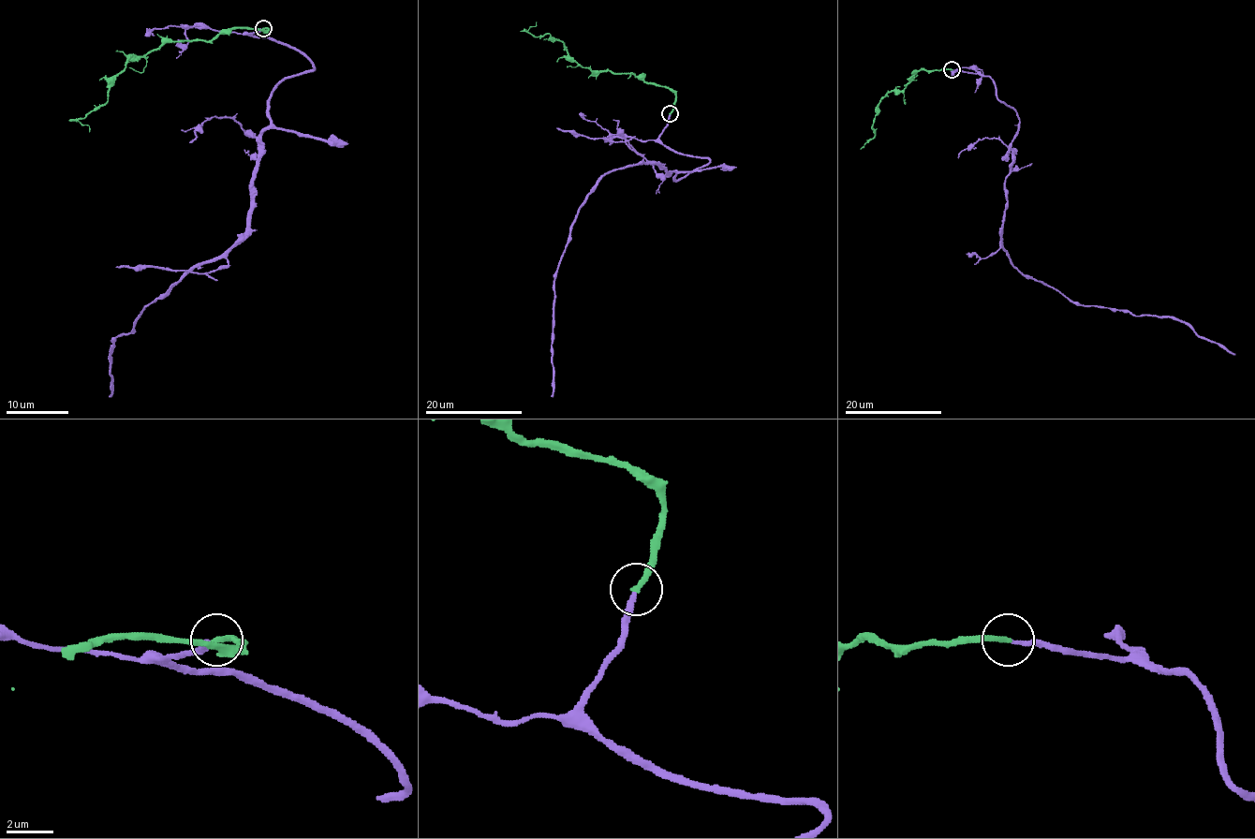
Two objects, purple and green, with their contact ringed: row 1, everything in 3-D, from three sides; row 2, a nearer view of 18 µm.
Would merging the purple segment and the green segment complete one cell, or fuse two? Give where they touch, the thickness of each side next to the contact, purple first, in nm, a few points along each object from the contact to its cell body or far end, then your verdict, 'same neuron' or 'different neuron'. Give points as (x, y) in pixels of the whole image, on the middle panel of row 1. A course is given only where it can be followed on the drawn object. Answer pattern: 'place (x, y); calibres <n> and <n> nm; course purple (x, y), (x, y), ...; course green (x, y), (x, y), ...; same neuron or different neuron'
place (670, 113); calibres 190 and 240 nm; course purple (671, 113), (659, 140), (709, 162), (676, 180), (658, 165), (637, 163), (597, 183), (554, 281), (552, 397); course green (671, 113), (675, 95), (668, 88), (577, 64), (564, 43), (527, 30), (536, 22); same neuron

